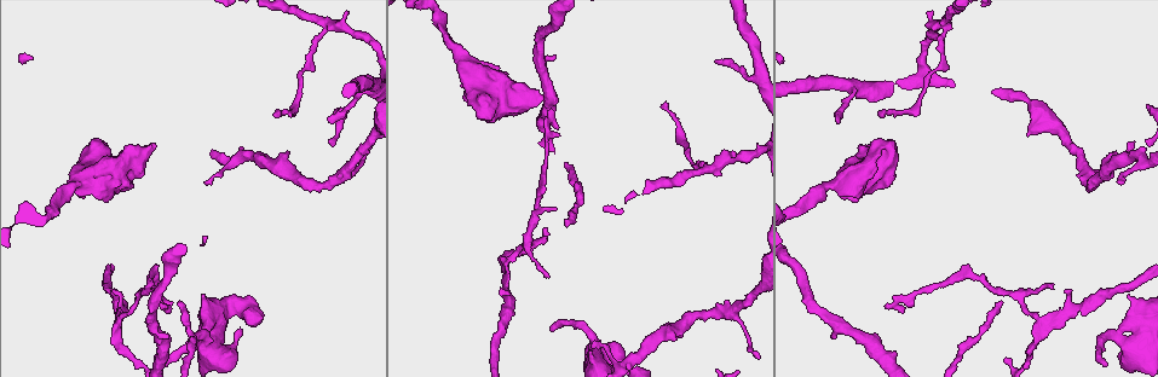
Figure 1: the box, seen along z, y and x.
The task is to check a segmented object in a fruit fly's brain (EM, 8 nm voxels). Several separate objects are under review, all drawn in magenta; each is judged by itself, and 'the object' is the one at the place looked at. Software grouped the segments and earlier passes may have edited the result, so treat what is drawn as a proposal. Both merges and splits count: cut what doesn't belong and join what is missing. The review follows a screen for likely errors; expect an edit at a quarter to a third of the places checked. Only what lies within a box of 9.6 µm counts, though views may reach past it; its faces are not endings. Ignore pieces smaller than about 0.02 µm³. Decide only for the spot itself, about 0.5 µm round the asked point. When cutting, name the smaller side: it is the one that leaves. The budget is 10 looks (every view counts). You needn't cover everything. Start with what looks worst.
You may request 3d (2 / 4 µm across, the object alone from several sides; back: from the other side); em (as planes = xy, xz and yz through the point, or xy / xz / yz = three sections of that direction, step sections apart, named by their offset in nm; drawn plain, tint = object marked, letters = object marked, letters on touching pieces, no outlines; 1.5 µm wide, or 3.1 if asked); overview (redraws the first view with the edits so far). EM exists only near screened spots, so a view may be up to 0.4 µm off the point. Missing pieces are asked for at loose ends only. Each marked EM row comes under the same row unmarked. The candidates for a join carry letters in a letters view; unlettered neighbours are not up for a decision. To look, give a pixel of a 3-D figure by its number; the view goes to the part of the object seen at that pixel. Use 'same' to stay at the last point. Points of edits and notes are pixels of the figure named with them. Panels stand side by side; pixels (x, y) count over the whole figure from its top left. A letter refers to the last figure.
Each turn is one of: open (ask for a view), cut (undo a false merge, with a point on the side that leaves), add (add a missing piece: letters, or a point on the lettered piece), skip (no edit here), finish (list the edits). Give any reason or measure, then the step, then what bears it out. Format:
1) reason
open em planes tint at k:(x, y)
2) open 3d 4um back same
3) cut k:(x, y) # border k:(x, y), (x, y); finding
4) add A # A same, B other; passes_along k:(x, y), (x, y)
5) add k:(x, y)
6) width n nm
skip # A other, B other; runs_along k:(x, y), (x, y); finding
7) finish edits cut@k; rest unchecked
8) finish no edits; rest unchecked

stops while still wide
open em xy step 8 letters at 1:(541, 95)

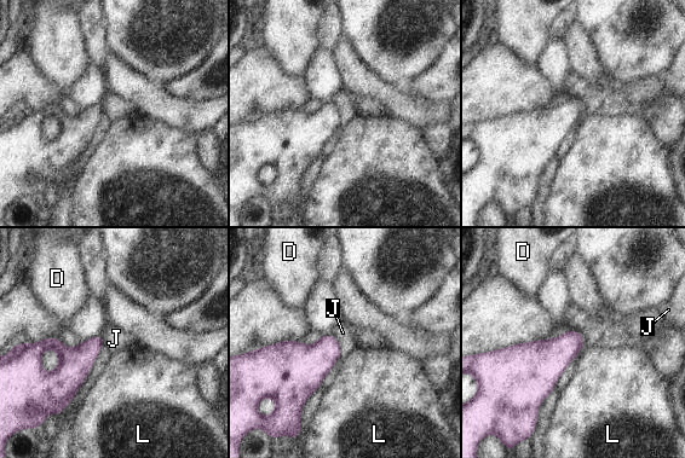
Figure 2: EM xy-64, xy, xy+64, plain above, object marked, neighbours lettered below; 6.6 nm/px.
cut it another way
open em xz step 8 letters same

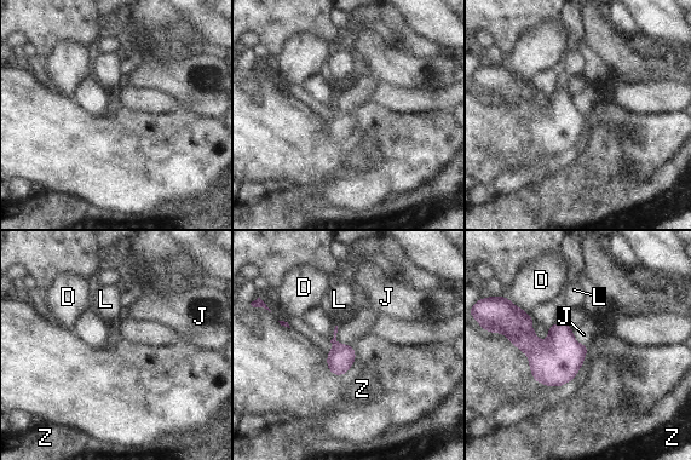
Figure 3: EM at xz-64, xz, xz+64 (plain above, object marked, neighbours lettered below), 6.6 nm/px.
skip # D other, J other, L other, Z other; border 3:(337, 326), (337, 340), (351, 345); no lettered piece goes on from it

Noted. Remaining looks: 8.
tapers out
open 3d 2um at 1:(1003, 361)

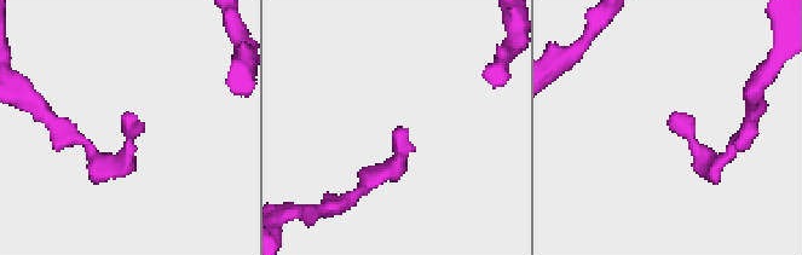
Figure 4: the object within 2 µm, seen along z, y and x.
need the tissue
open em xy step 4 letters at 4:(672, 115)

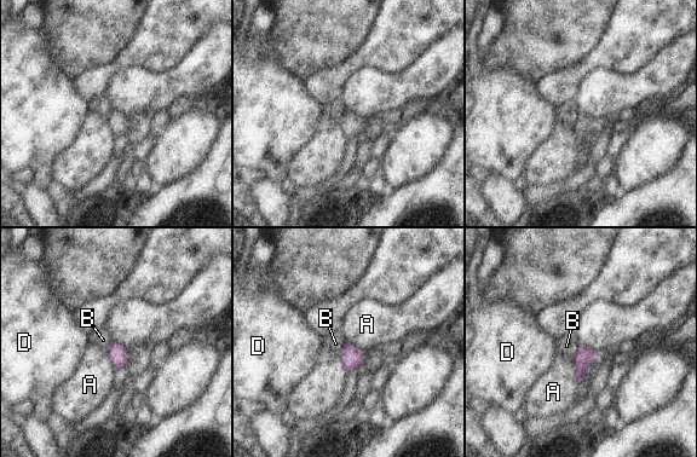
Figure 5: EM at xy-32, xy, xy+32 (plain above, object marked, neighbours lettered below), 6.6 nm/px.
cut it another way
open em planes letters same

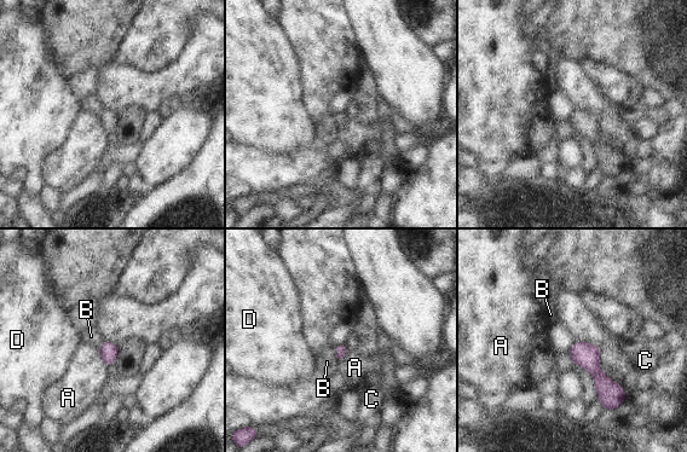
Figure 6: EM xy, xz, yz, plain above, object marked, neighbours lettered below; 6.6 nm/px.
width 80 nm; longest_contact A 170 nm
skip # A other, B other, C other, D other; no lettered piece goes on from it

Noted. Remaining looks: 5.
thin end
open 3d 2um back at 1:(169, 312)

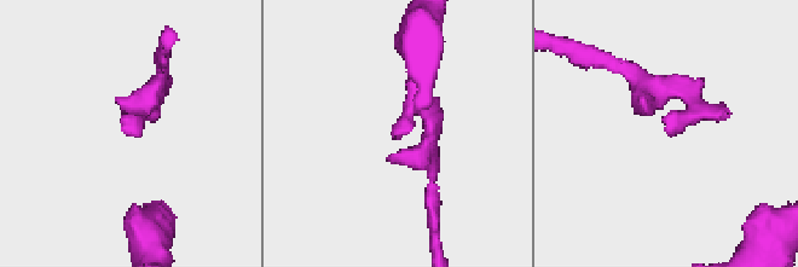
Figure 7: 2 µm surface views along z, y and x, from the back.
shape alone is not enough
open em xy step 4 letters at 7:(137, 134)

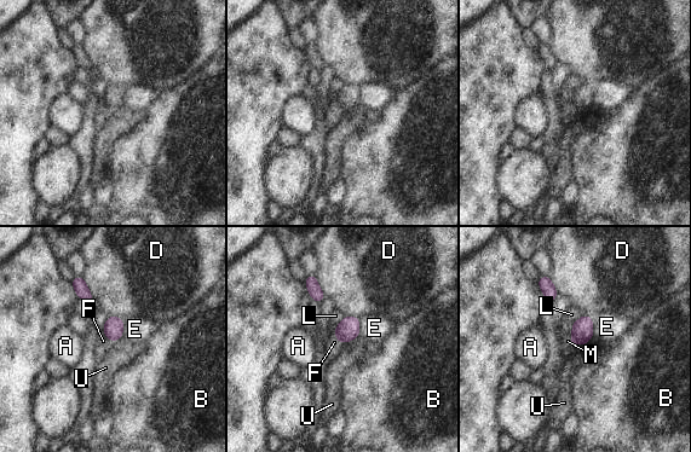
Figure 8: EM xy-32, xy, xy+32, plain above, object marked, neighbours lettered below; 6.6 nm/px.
another direction
open em yz step 8 letters same

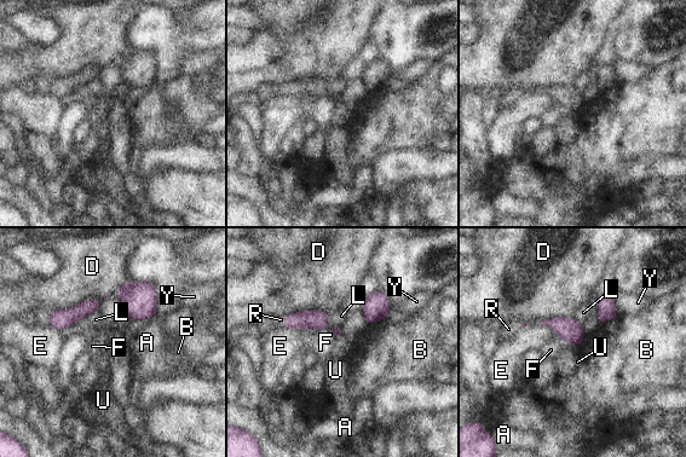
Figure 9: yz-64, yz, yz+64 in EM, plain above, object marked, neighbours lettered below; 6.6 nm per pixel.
add R # A other, B other, D other, E other, F other, L other, R same, U other, Y other; passes_along 9:(318, 319), (286, 322), (280, 323); the cell continues

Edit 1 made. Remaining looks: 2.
an open end
open em planes letters at 1:(546, 277)

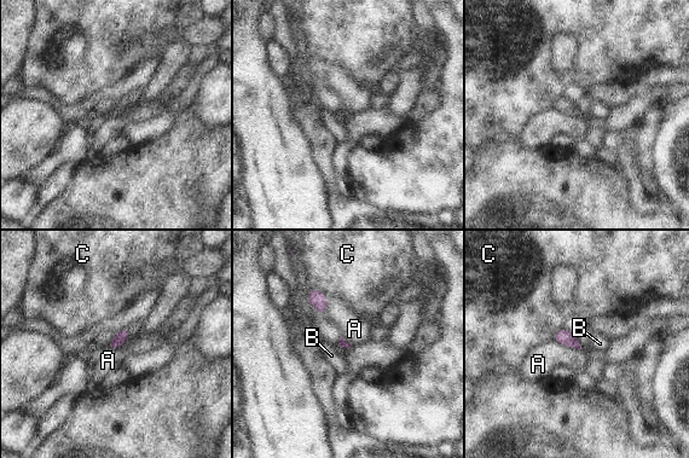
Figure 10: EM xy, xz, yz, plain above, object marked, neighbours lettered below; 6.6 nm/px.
skip # A other, B other, C other; border 10:(553, 340), (582, 349); no lettered piece goes on from it

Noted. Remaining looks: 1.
finish edits add@9; rest unchecked

